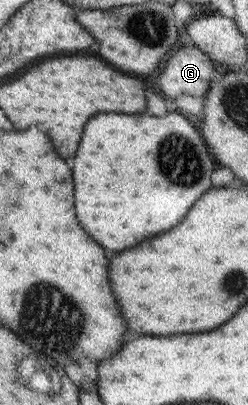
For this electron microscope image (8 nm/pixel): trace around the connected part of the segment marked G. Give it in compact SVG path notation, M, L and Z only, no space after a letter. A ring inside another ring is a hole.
M193 45L180 46L167 60L157 86L171 98L188 94L203 97L209 91L215 62Z

